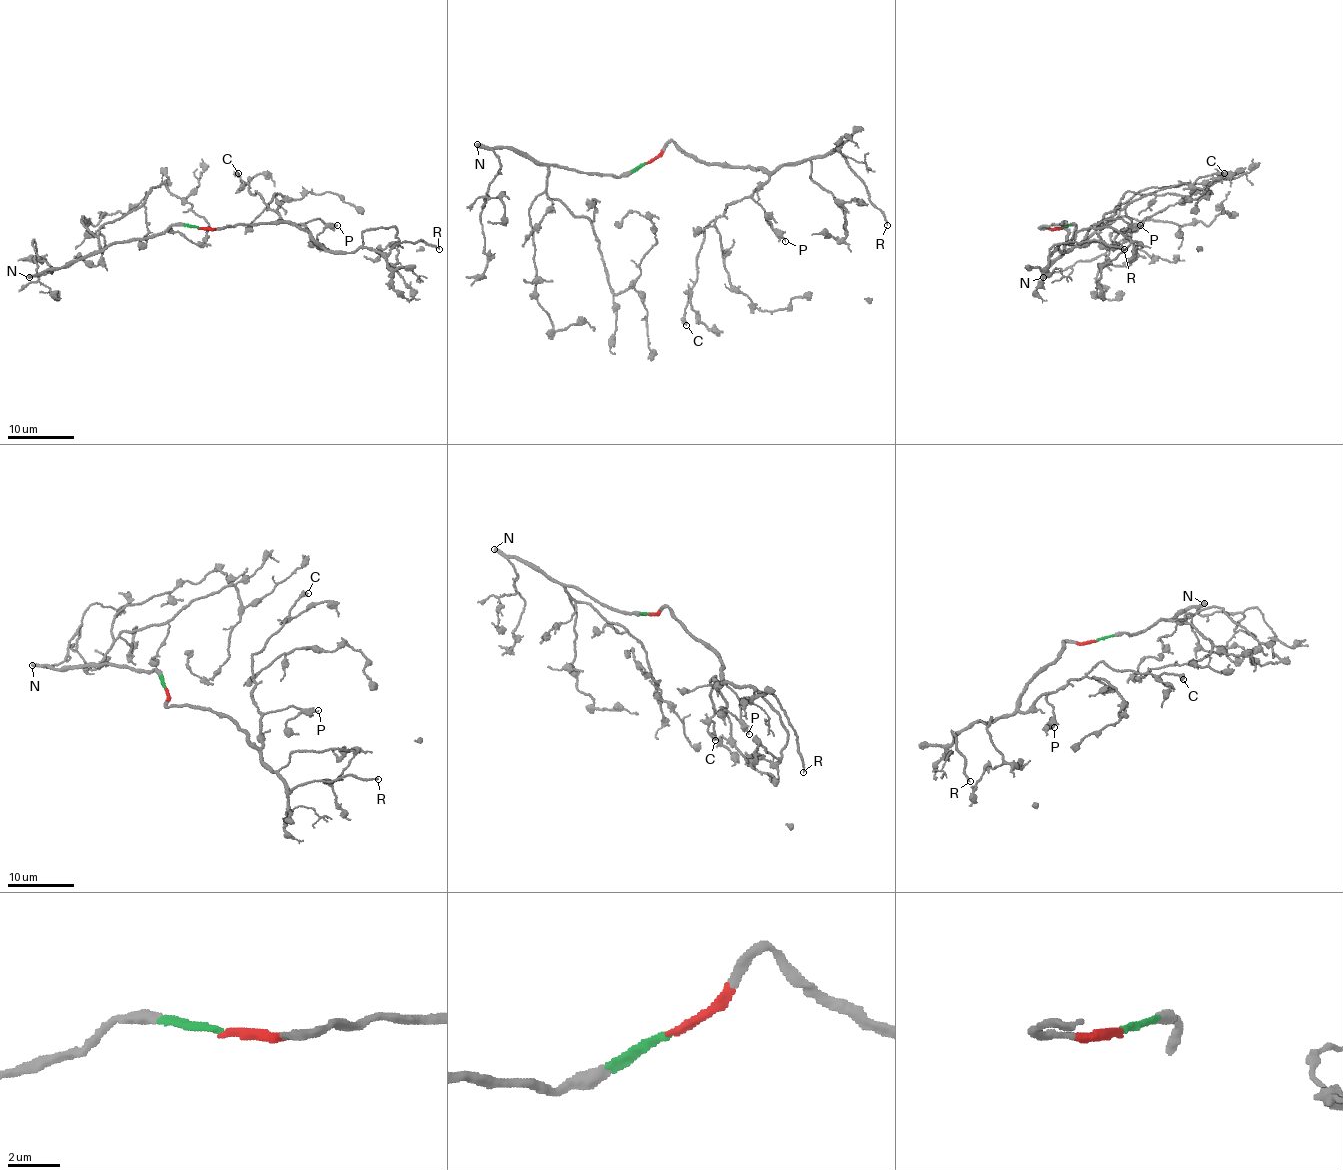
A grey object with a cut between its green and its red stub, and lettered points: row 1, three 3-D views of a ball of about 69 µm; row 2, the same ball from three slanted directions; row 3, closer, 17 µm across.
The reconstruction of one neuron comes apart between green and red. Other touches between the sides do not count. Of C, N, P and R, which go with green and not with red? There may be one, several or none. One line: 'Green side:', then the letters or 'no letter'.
Green side: N

